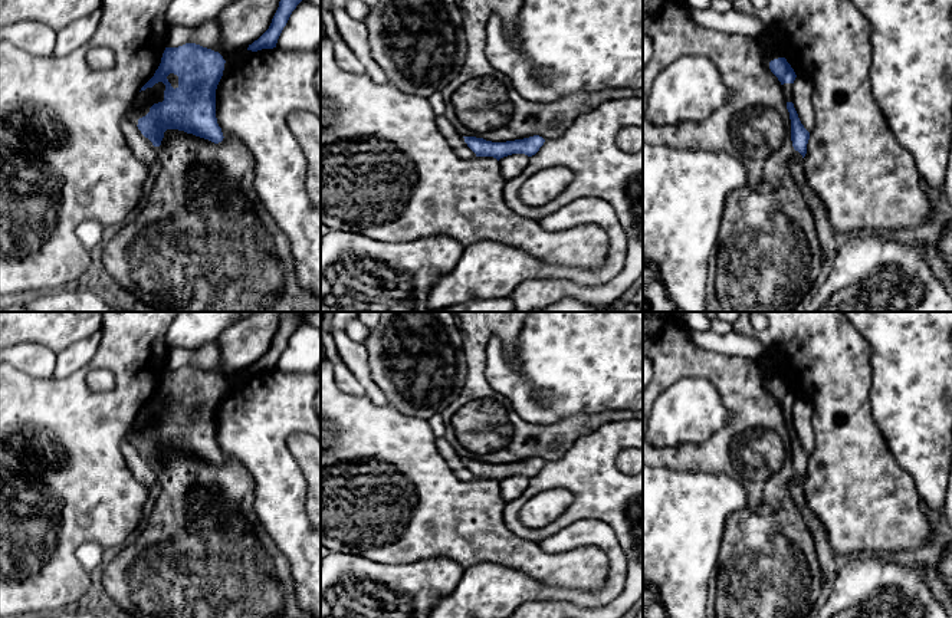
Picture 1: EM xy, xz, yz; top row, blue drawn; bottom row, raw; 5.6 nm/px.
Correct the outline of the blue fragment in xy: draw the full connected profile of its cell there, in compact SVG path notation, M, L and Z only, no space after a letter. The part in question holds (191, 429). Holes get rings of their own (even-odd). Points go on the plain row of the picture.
M196 365L165 369L154 398L141 410L141 412L148 412L163 404L164 417L154 427L141 431L137 431L132 424L125 440L129 440L154 469L161 467L167 451L184 453L214 466L221 464L224 458L216 440L216 411L223 398L224 385L226 382L219 374Z

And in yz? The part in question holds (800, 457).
M764 371L762 382L764 382L765 389L768 392L771 392L781 404L784 420L787 424L787 431L789 434L789 441L791 441L792 469L804 480L807 476L807 466L810 461L810 454L801 446L798 435L794 430L792 405L794 405L797 397L779 371L777 371L777 372Z

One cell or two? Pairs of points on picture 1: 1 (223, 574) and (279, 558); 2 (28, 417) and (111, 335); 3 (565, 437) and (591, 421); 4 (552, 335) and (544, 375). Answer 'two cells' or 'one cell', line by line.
1: one cell
2: one cell
3: one cell
4: one cell

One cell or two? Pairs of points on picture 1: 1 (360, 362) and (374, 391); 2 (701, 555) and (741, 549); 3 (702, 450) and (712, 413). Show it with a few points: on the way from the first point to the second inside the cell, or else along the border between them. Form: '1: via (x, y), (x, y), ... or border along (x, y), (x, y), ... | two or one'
1: via (360, 370), (368, 384) | one
2: border along (738, 510), (728, 519), (722, 541) | two
3: border along (708, 439), (699, 443), (682, 443), (673, 452) | two

